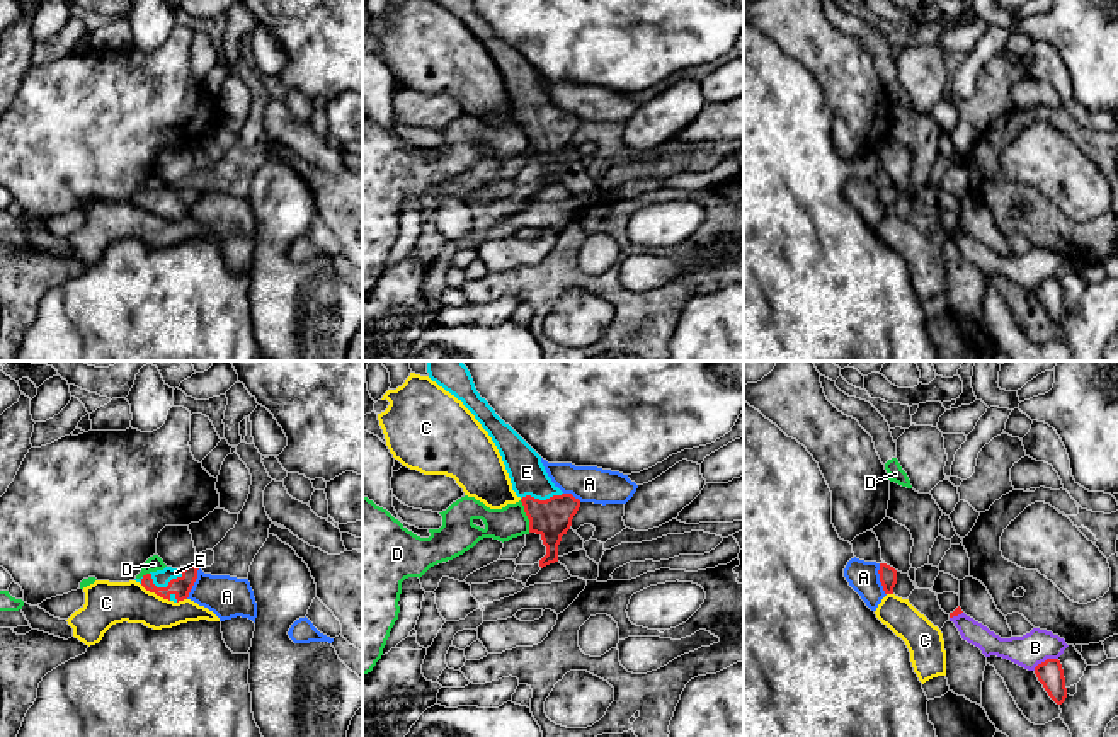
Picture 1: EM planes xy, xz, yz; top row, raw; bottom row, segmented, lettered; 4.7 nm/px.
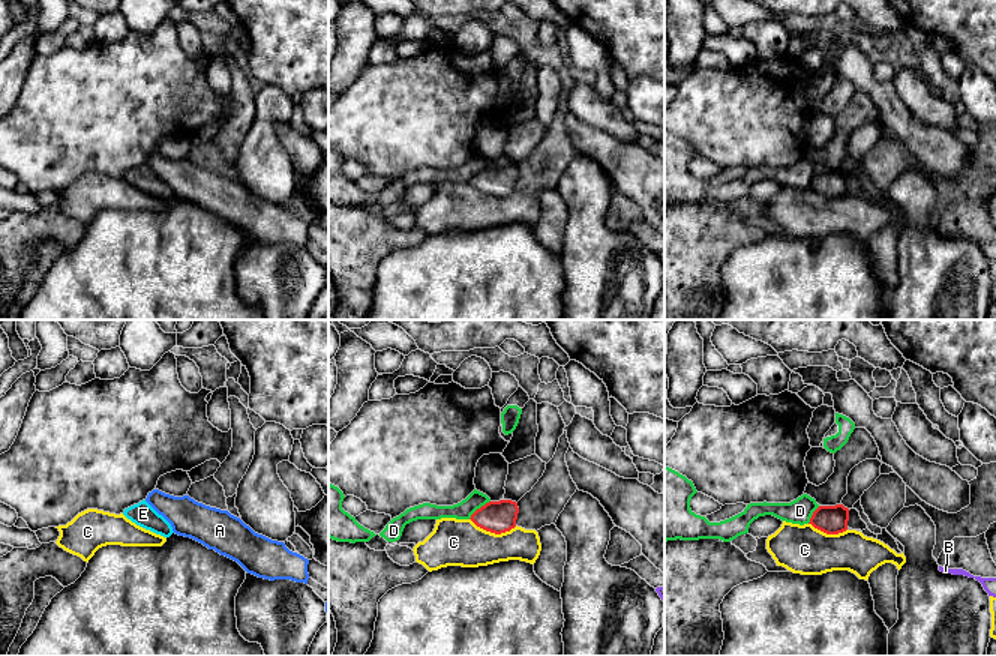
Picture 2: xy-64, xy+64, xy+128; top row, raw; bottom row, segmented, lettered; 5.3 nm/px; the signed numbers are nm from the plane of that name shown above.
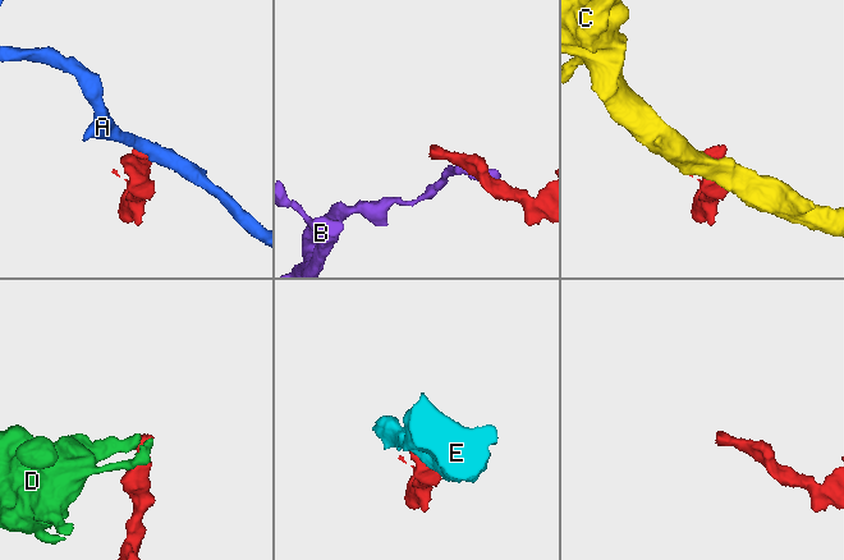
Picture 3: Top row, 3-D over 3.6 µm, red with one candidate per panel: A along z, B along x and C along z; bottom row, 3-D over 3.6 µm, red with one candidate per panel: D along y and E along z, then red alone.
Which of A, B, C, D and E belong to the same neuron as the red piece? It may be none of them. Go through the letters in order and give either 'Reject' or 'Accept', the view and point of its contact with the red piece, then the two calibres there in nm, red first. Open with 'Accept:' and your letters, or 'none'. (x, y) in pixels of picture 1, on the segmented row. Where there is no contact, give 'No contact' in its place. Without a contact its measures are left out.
Accept: E
A: Reject. Touches red at xy (194, 581). Thickness 90 nm (red) against 190 nm
B: Reject. Touches red at yz (1047, 659). Thickness 120 nm (red) against 160 nm
C: Reject. Touches red at xy (155, 593). Thickness 90 nm (red) against 200 nm
D: Reject. Touches red at xz (526, 514). Thickness 190 nm (red) against 160 nm
E: Accept. Touches red at xy (167, 586). Thickness 90 nm (red) against 80 nm

